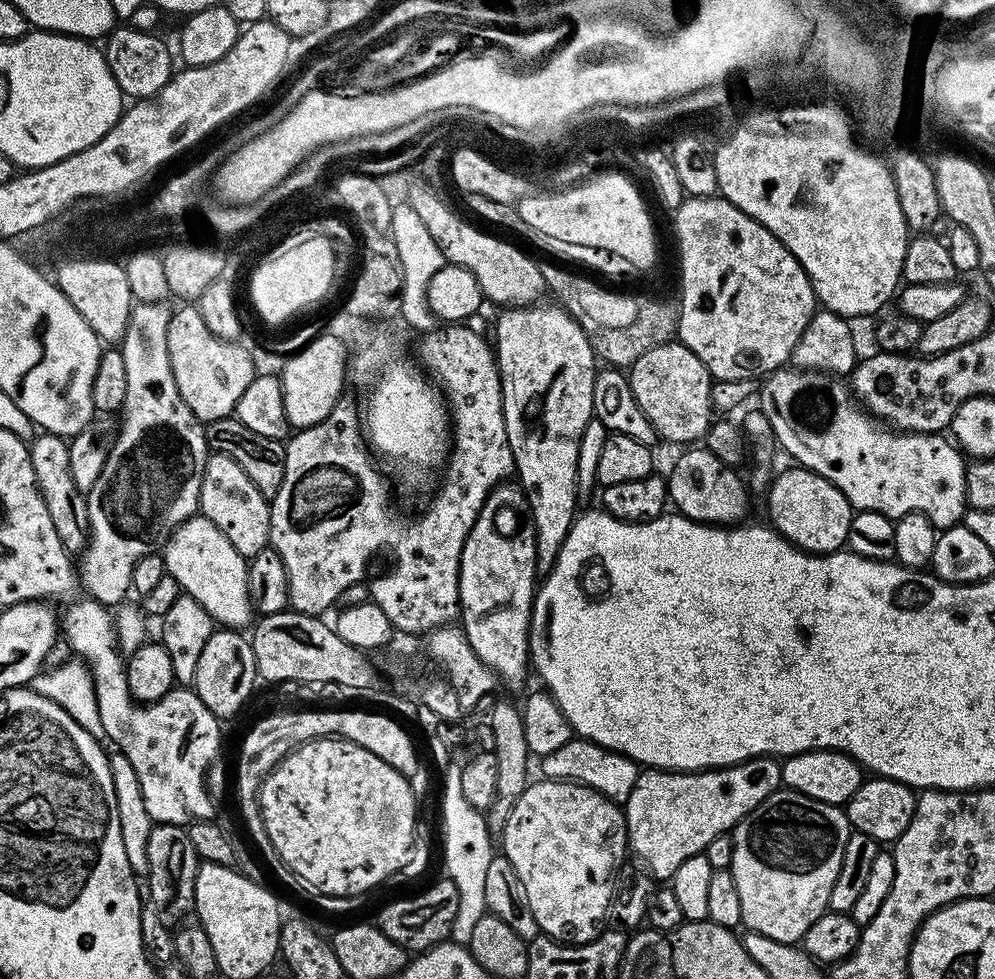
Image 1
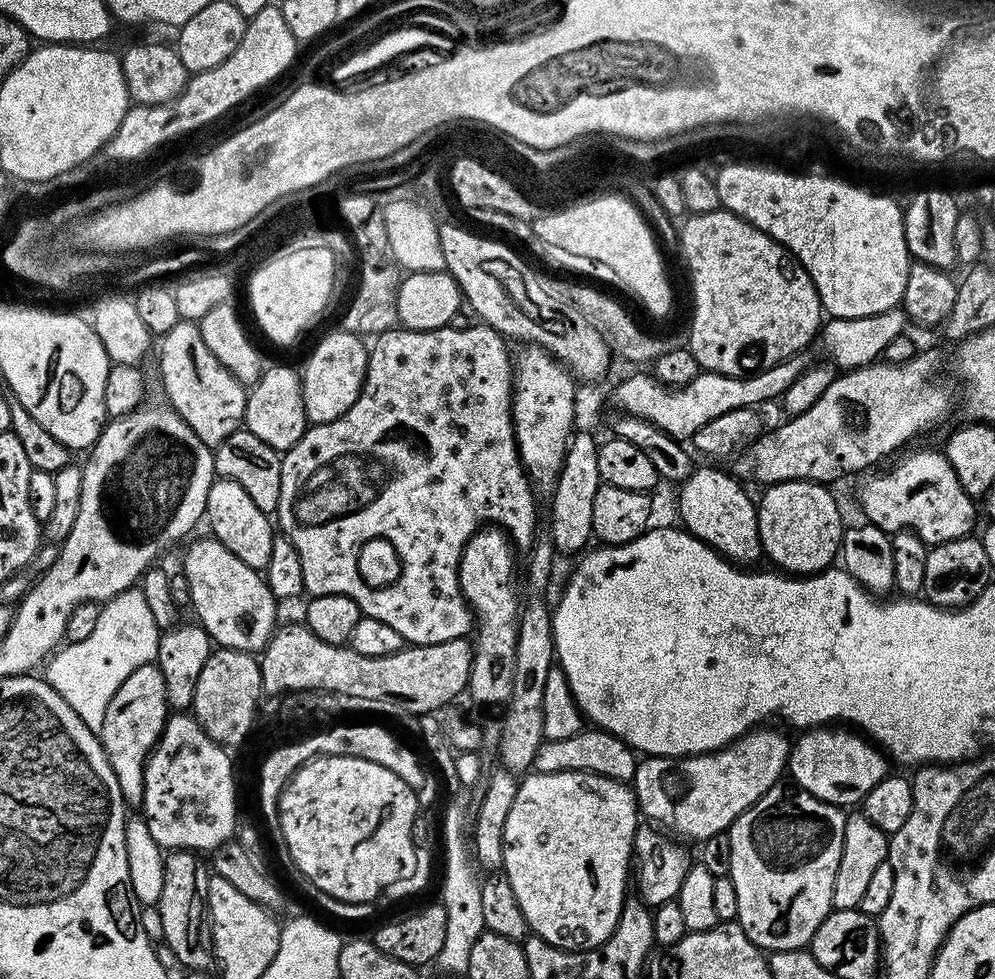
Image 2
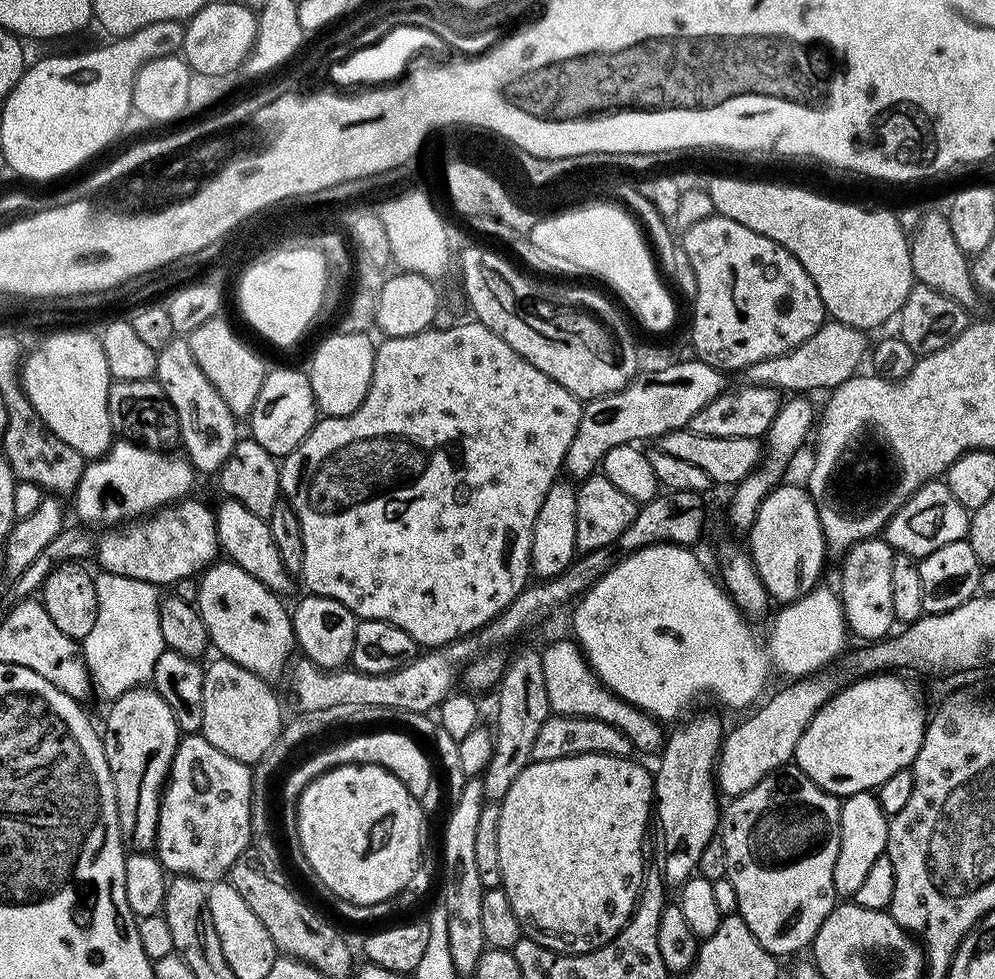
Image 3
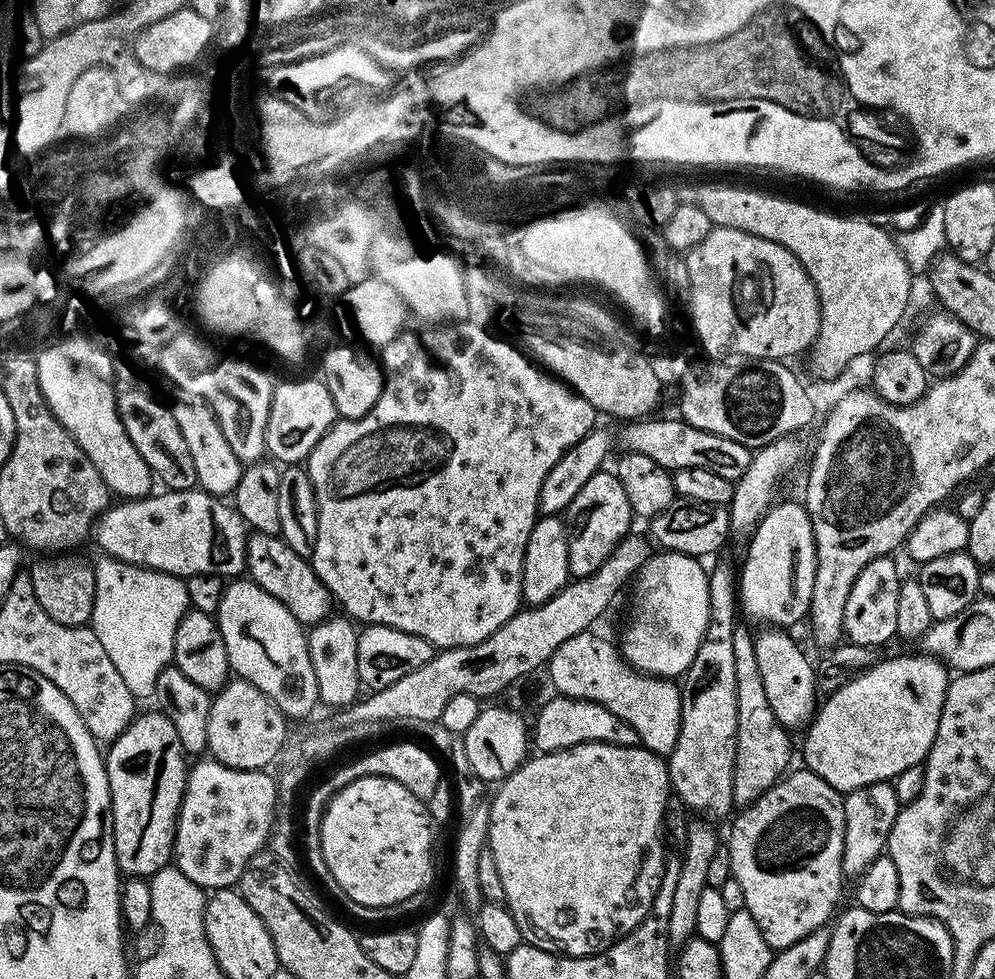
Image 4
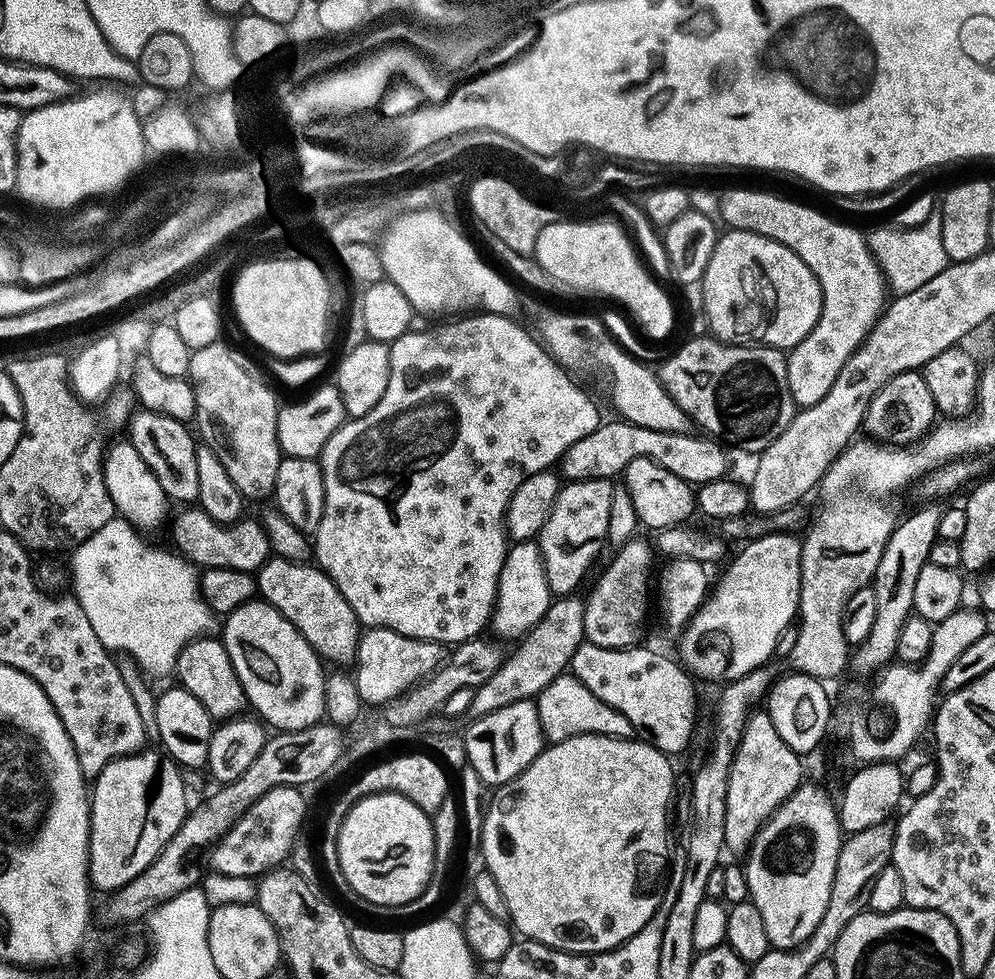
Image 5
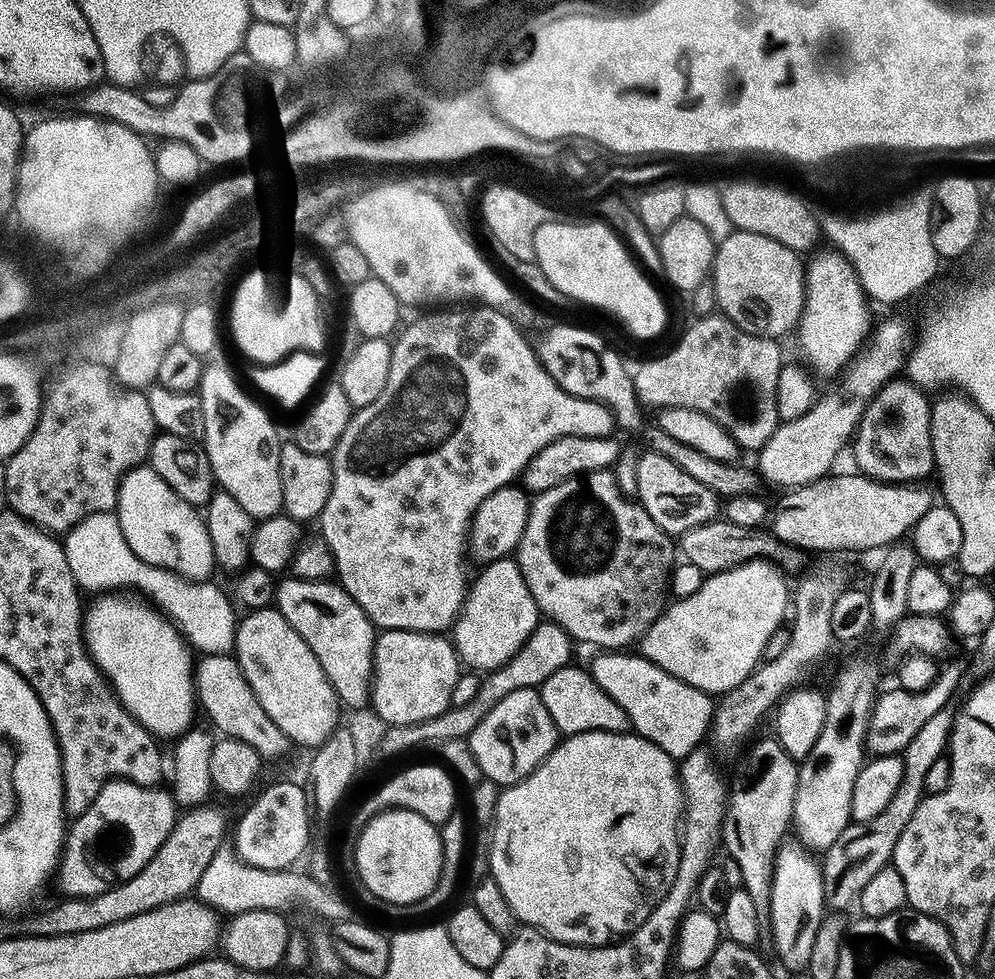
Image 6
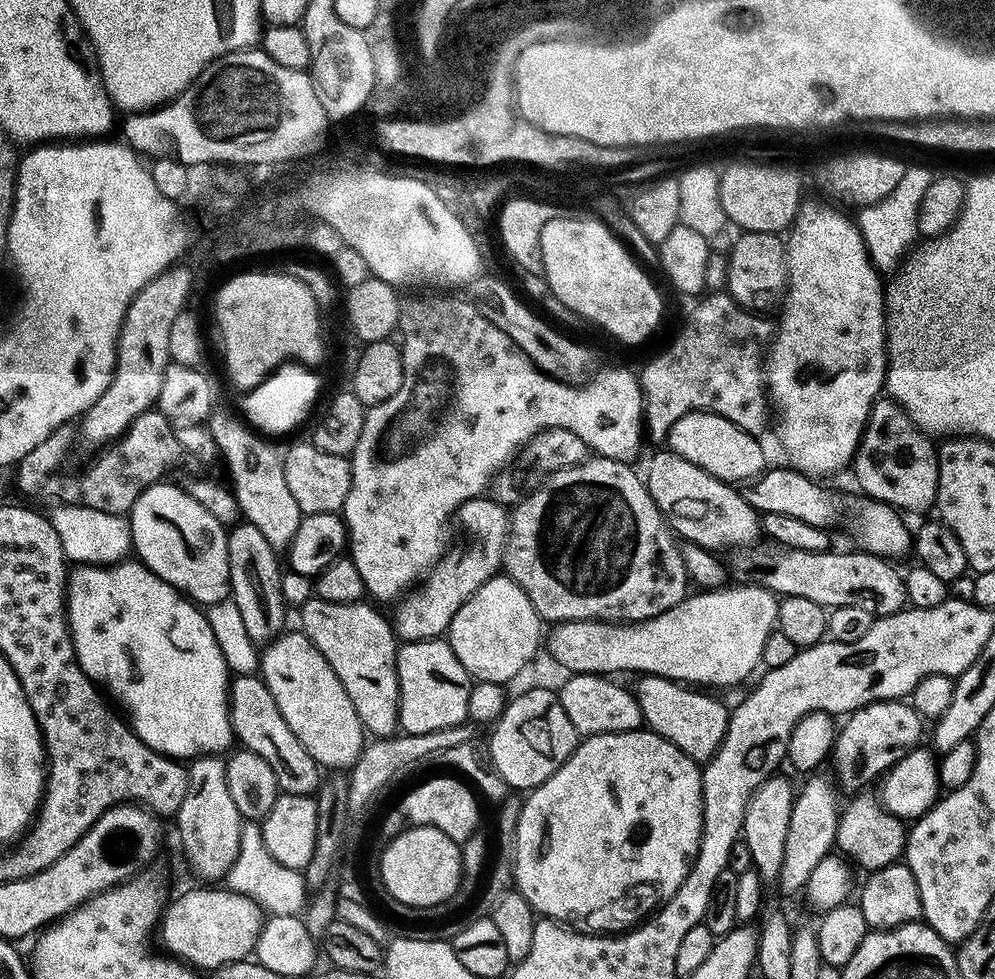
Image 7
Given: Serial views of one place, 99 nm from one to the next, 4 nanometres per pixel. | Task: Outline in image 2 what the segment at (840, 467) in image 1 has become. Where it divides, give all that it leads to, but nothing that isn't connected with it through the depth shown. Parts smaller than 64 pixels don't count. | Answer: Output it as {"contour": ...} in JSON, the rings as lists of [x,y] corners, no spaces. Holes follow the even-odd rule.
{"contour":[[[940,450],[912,452],[905,460],[898,461],[889,472],[880,472],[877,476],[870,477],[860,488],[860,508],[864,511],[863,519],[867,523],[878,526],[889,534],[905,530],[916,532],[918,538],[922,538],[929,546],[973,535],[972,527],[976,524],[976,512],[978,516],[977,501],[968,496],[962,483],[955,476],[954,467]]]}

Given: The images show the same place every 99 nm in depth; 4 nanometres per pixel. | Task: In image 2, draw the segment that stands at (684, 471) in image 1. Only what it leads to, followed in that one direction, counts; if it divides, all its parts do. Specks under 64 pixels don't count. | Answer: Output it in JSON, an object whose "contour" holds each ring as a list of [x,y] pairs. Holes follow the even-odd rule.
{"contour":[[[693,467],[691,474],[679,485],[679,523],[691,536],[709,544],[732,563],[752,566],[756,559],[764,556],[758,534],[758,504],[755,499],[748,497],[747,490],[740,485],[743,483],[731,471],[728,472],[720,468]]]}

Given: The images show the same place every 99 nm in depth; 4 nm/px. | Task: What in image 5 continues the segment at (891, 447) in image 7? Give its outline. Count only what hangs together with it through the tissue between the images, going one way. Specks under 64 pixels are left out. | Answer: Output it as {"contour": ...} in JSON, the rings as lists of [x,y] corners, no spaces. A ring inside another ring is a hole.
{"contour":[[[919,371],[903,372],[890,378],[872,396],[870,406],[864,415],[862,428],[869,437],[877,441],[887,442],[892,446],[907,446],[928,435],[937,420],[936,403],[923,375]]]}

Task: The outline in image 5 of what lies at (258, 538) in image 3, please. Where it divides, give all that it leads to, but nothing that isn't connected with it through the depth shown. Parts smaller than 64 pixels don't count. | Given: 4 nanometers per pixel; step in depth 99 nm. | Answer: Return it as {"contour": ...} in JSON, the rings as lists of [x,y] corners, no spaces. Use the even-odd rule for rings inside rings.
{"contour":[[[273,555],[261,565],[254,577],[259,595],[273,604],[300,631],[321,661],[337,660],[340,664],[348,665],[355,661],[362,625],[356,619],[350,602],[342,598],[338,586],[334,586],[334,582],[319,566]]]}

